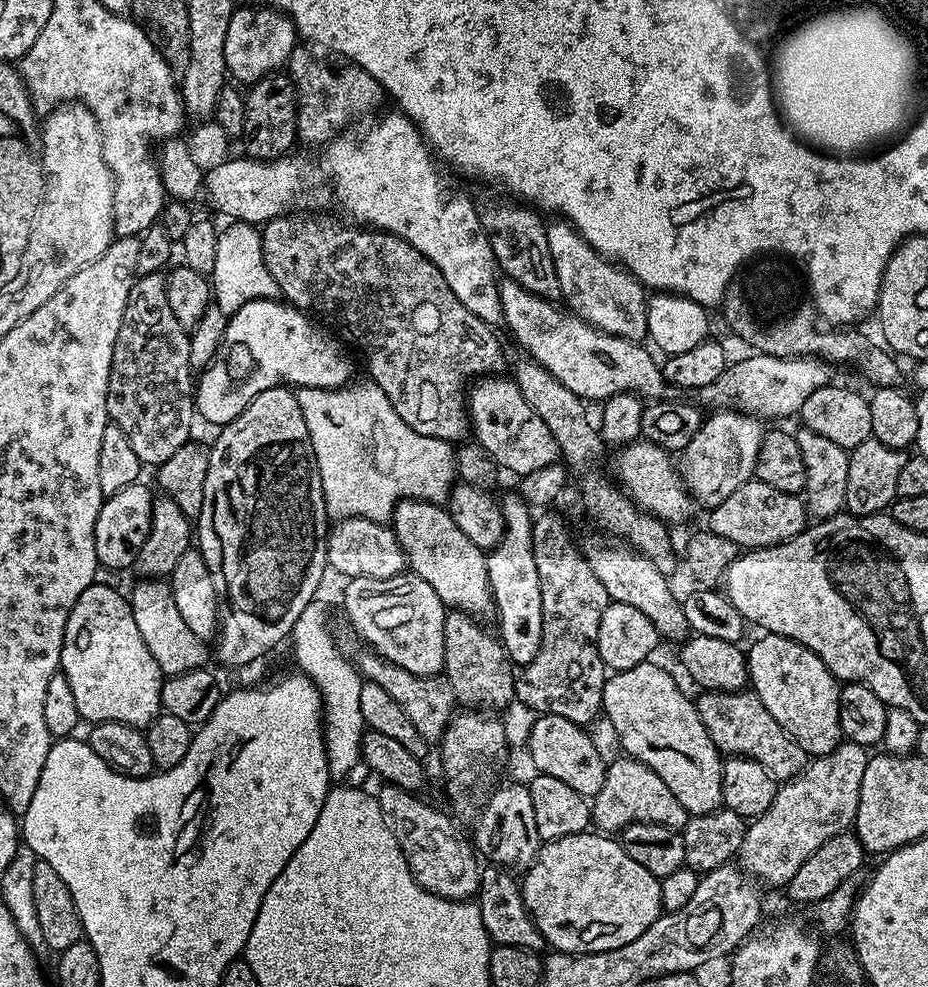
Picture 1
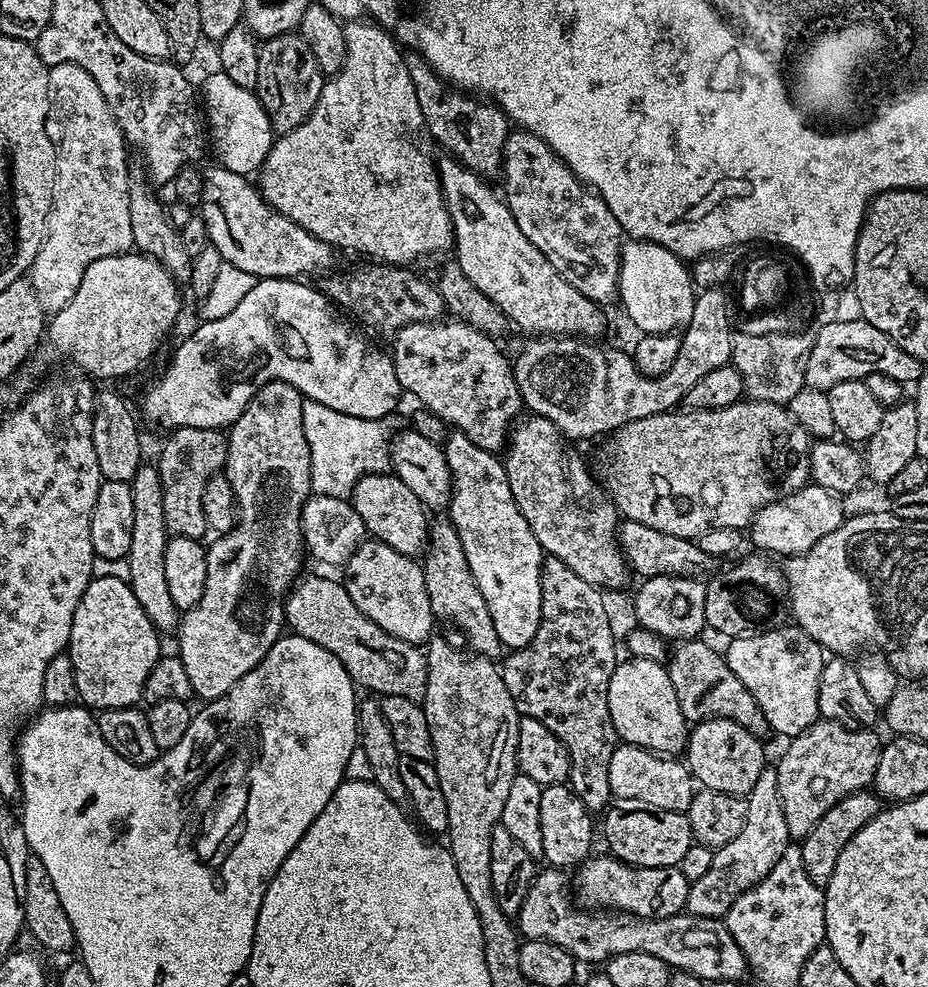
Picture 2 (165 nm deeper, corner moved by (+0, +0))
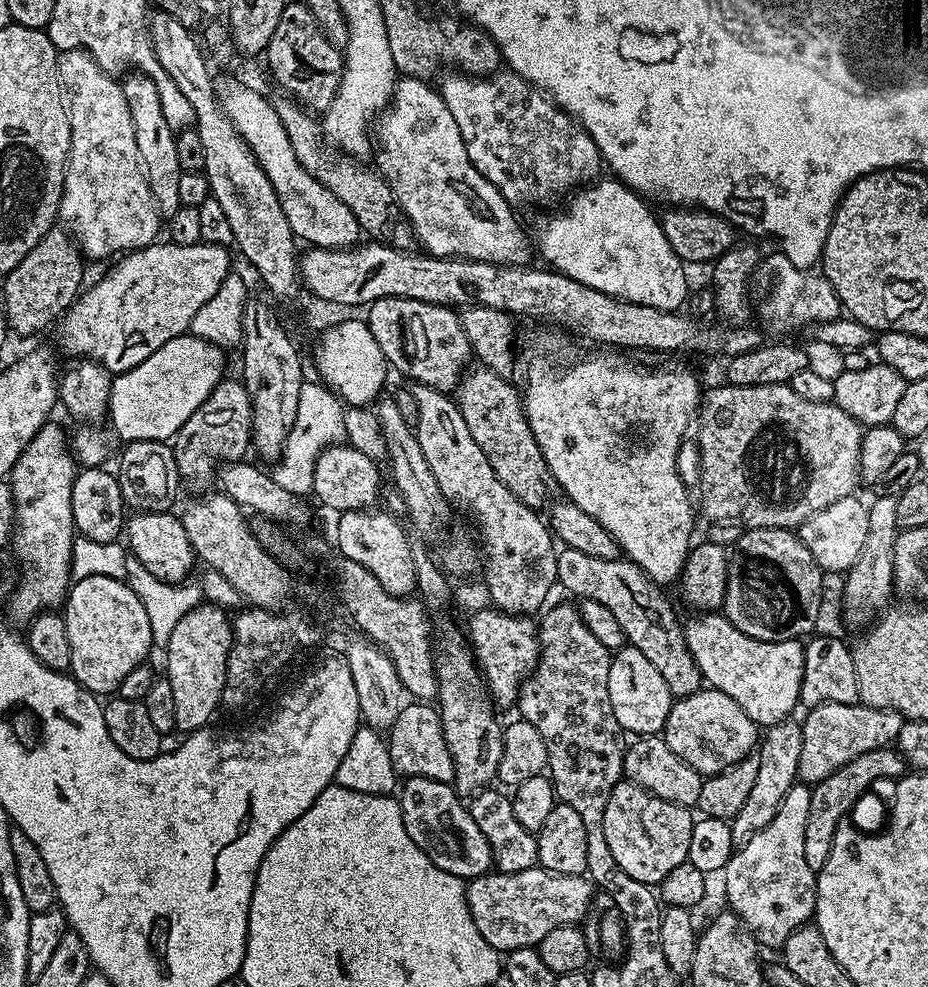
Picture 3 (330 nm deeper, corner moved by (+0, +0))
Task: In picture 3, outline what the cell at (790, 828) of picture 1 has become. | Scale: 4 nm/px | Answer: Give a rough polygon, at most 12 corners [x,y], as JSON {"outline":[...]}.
{"outline":[[830,702],[807,709],[799,779],[814,786],[866,750],[887,748],[905,717]]}

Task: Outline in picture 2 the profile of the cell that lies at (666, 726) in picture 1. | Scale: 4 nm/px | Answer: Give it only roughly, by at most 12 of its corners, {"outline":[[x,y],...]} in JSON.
{"outline":[[621,659],[608,705],[623,743],[685,751],[664,664]]}

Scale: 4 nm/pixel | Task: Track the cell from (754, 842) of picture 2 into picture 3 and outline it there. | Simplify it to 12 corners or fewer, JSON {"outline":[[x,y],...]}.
{"outline":[[801,721],[763,729],[758,778],[730,822],[750,842],[798,783]]}

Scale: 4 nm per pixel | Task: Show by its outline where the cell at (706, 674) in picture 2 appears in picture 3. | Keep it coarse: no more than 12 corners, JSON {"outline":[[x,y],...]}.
{"outline":[[561,547],[556,578],[602,602],[673,697],[701,688],[684,624],[632,560]]}

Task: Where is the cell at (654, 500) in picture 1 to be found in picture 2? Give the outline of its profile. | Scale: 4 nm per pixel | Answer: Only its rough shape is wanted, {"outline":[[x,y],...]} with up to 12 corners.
{"outline":[[785,405],[673,410],[611,433],[624,520],[696,540],[810,480]]}

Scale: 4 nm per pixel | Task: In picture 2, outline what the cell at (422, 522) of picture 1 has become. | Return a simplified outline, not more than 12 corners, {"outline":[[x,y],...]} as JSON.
{"outline":[[375,472],[350,501],[369,537],[419,557],[429,513],[395,474]]}

